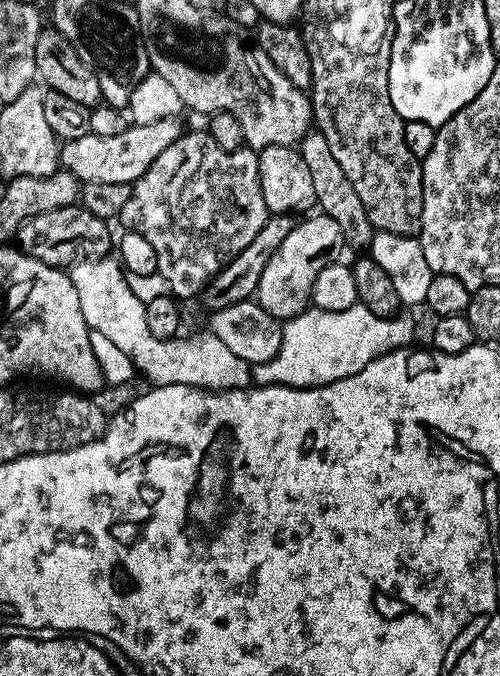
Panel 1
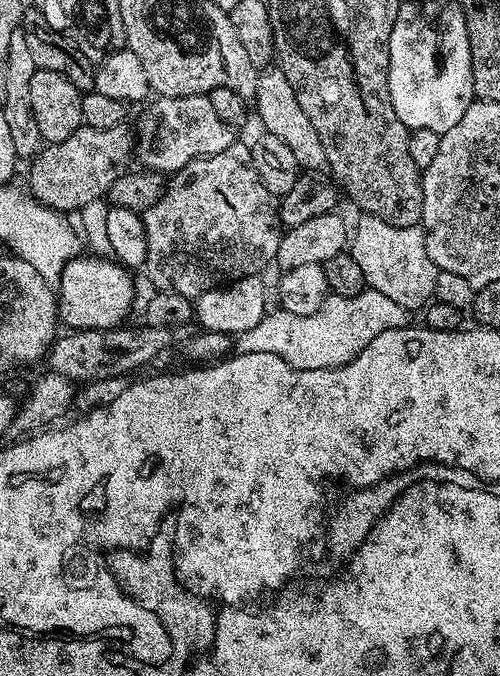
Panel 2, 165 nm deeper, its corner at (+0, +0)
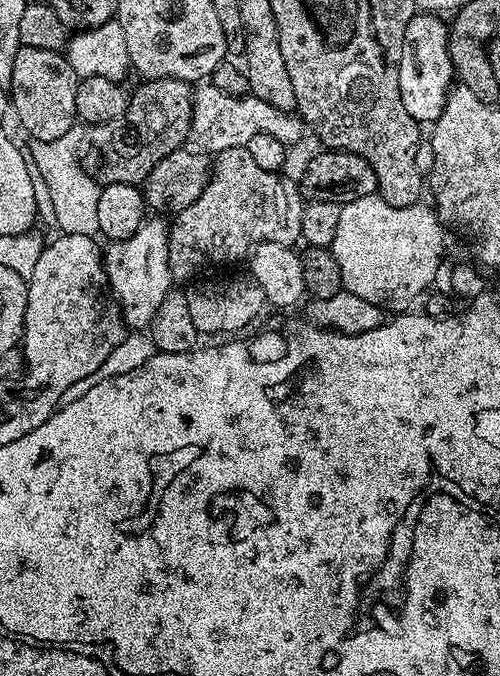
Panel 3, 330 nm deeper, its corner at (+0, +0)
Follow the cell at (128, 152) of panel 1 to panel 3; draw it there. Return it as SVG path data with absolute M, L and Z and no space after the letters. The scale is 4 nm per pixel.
M200 82L193 87L190 140L205 153L215 154L231 148L243 148L250 142L250 138L254 138L254 134L271 134L285 146L293 146L303 138L304 132L306 125L299 115L270 102L262 102L254 95L222 94L222 90L210 82Z

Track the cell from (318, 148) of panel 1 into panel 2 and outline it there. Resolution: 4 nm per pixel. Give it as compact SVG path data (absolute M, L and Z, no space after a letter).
M279 66L269 67L259 73L254 97L254 112L260 115L261 129L274 134L274 138L287 146L298 158L301 169L308 174L324 174L328 172L326 150L322 146L322 138L318 138L318 130L314 130L314 122L302 110L298 103L298 94L294 94L294 86L290 86L290 78Z

